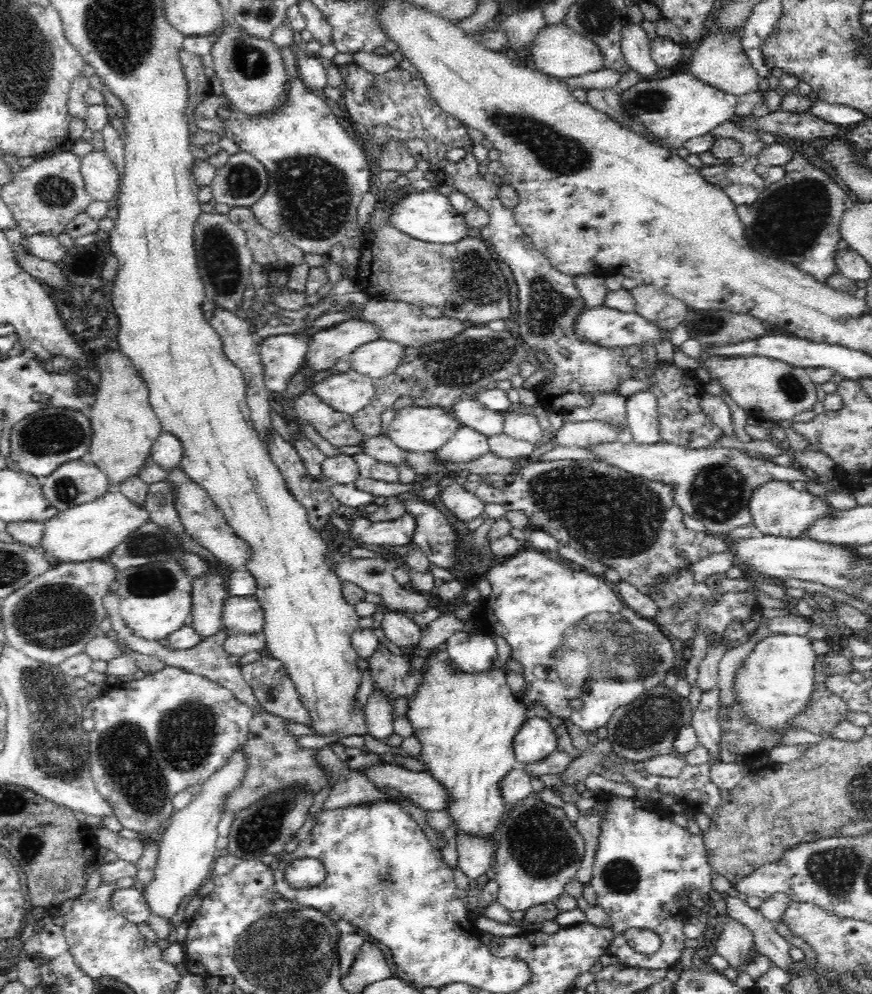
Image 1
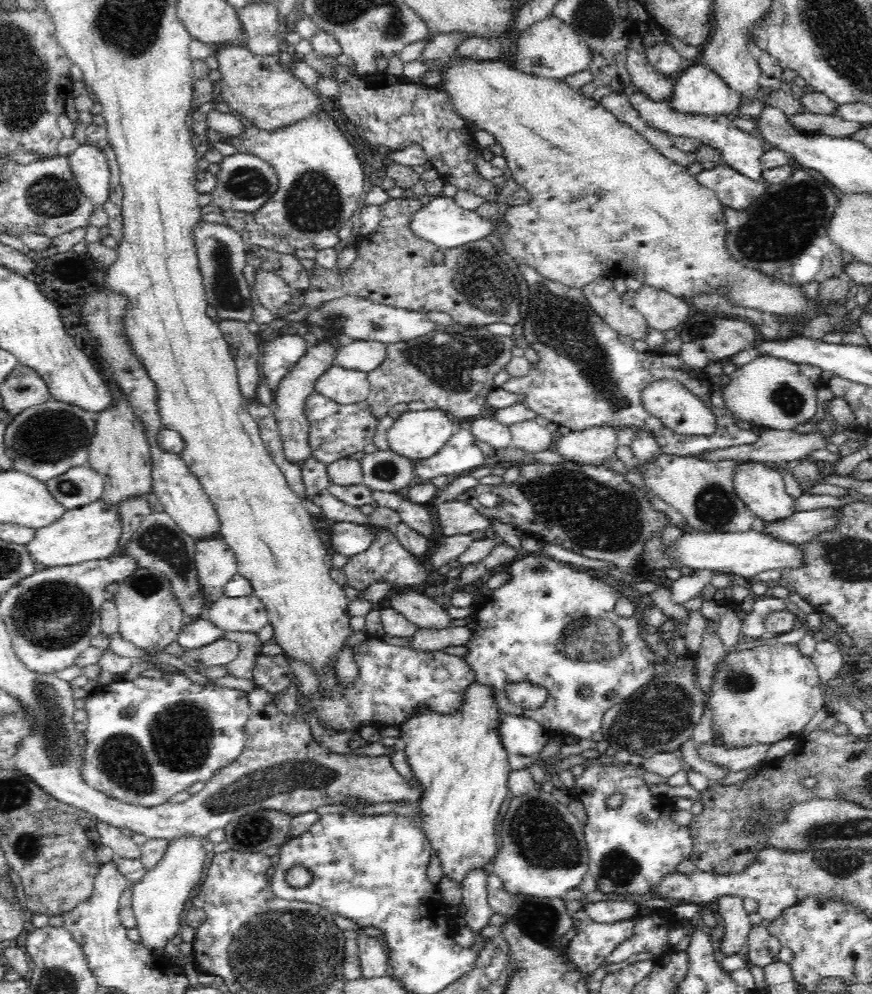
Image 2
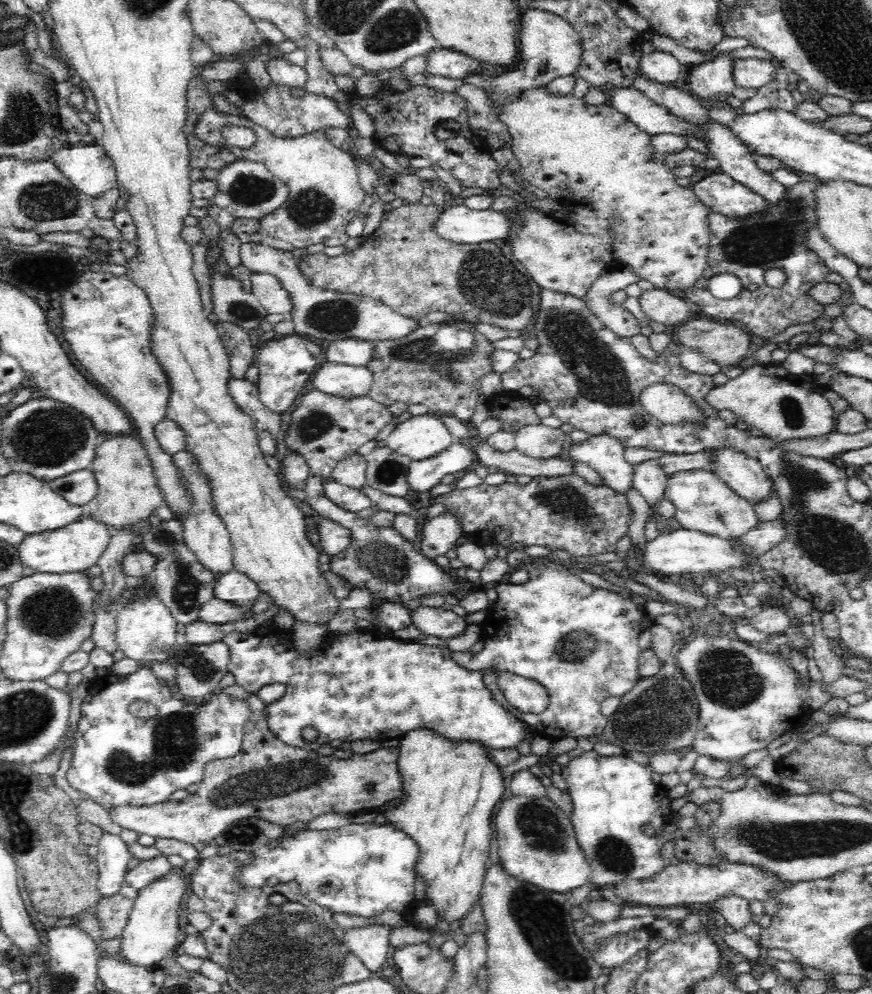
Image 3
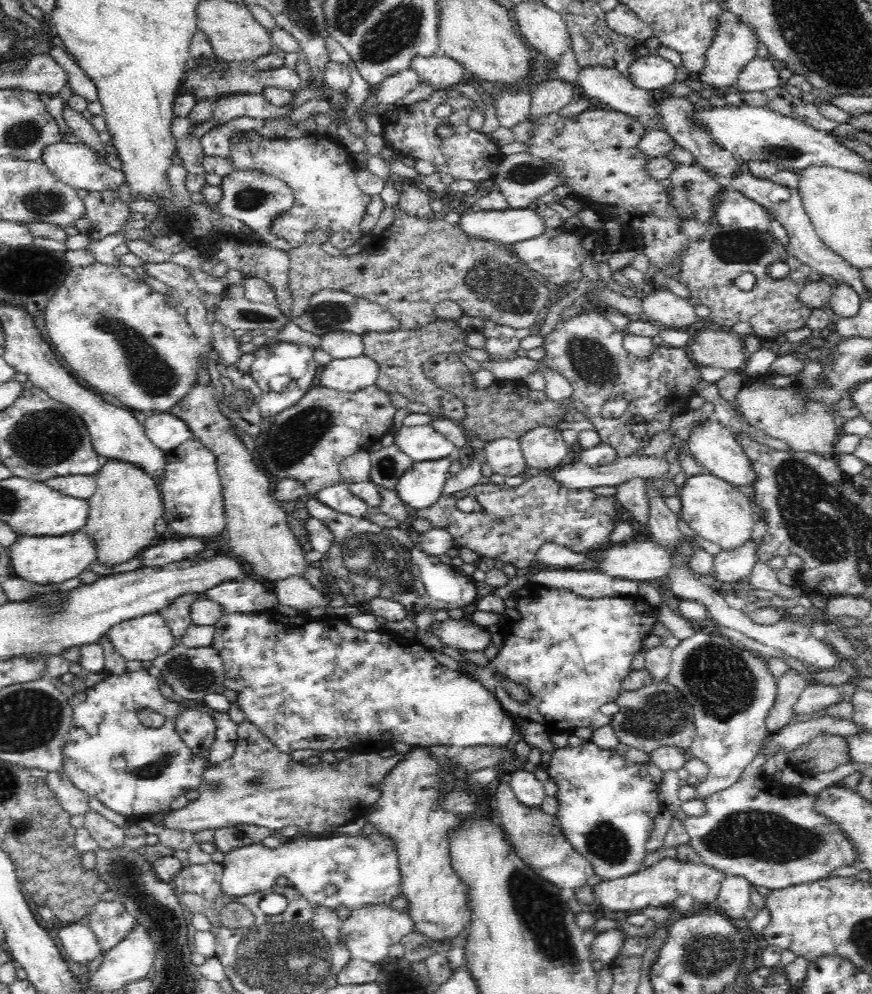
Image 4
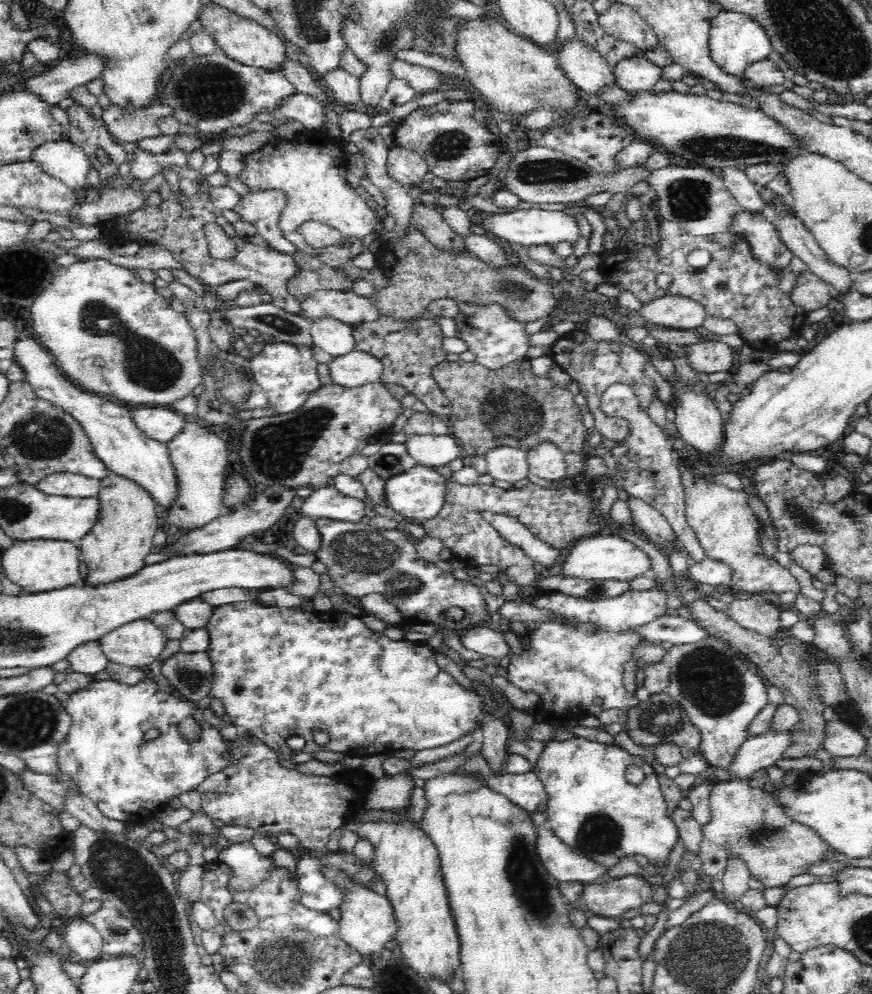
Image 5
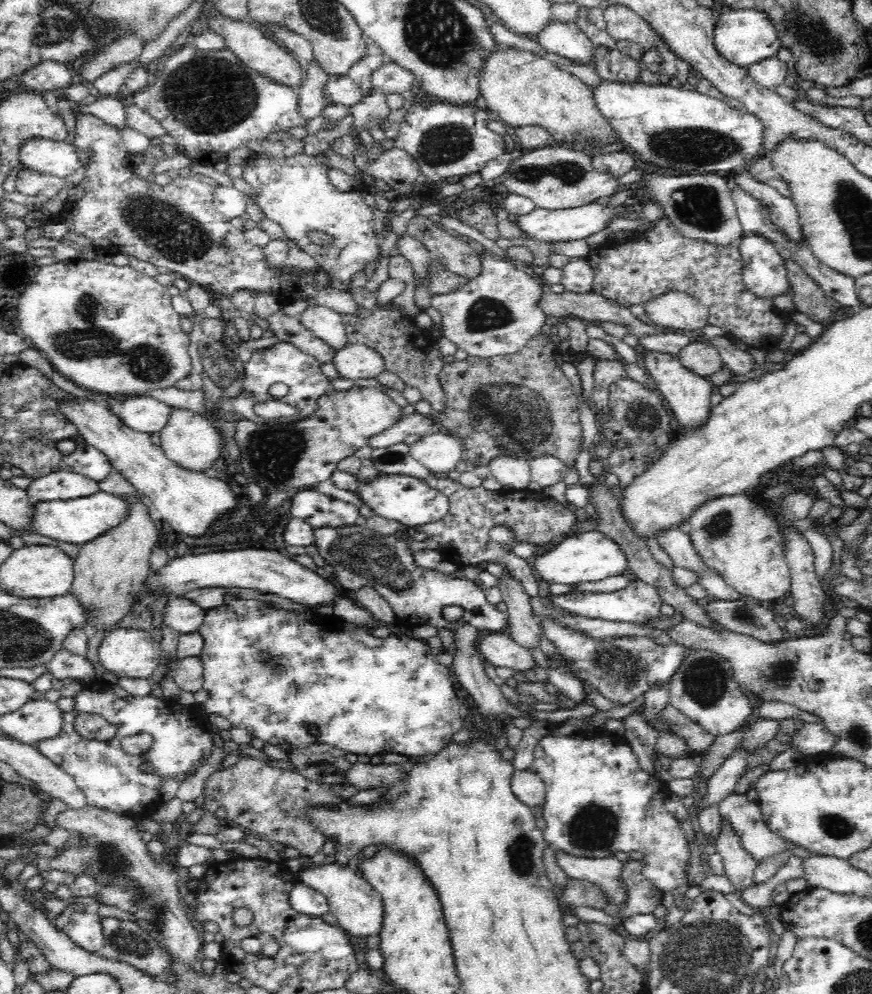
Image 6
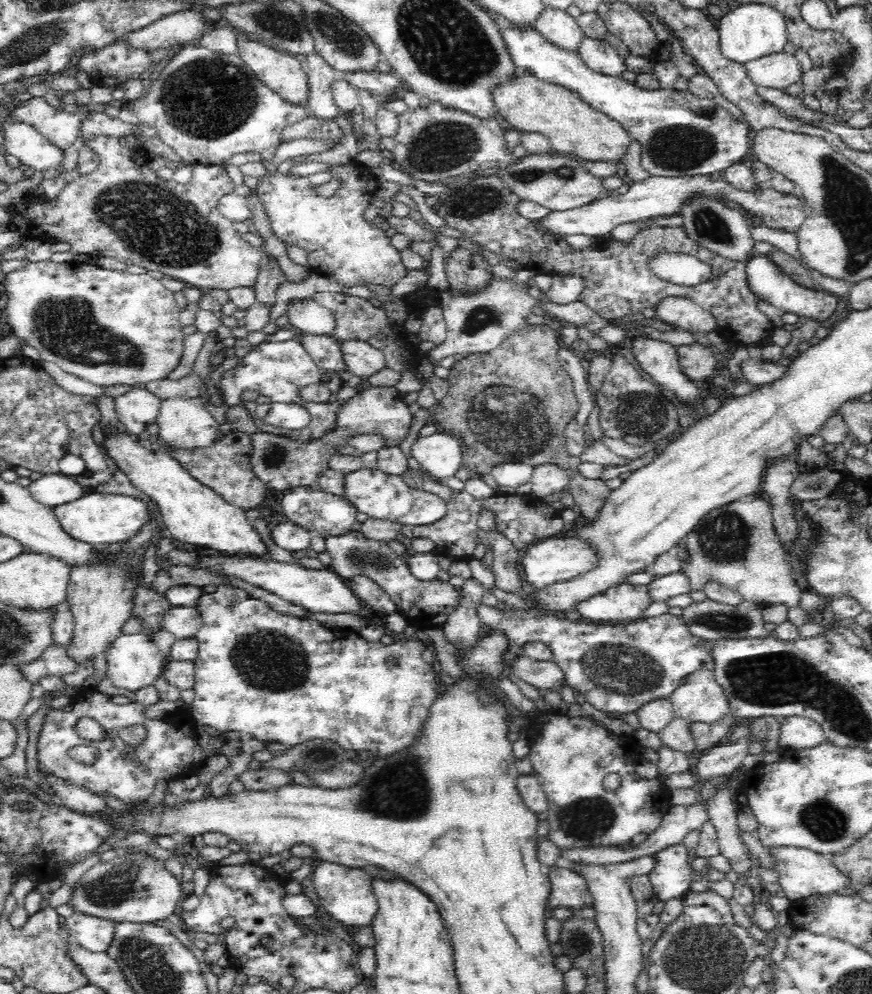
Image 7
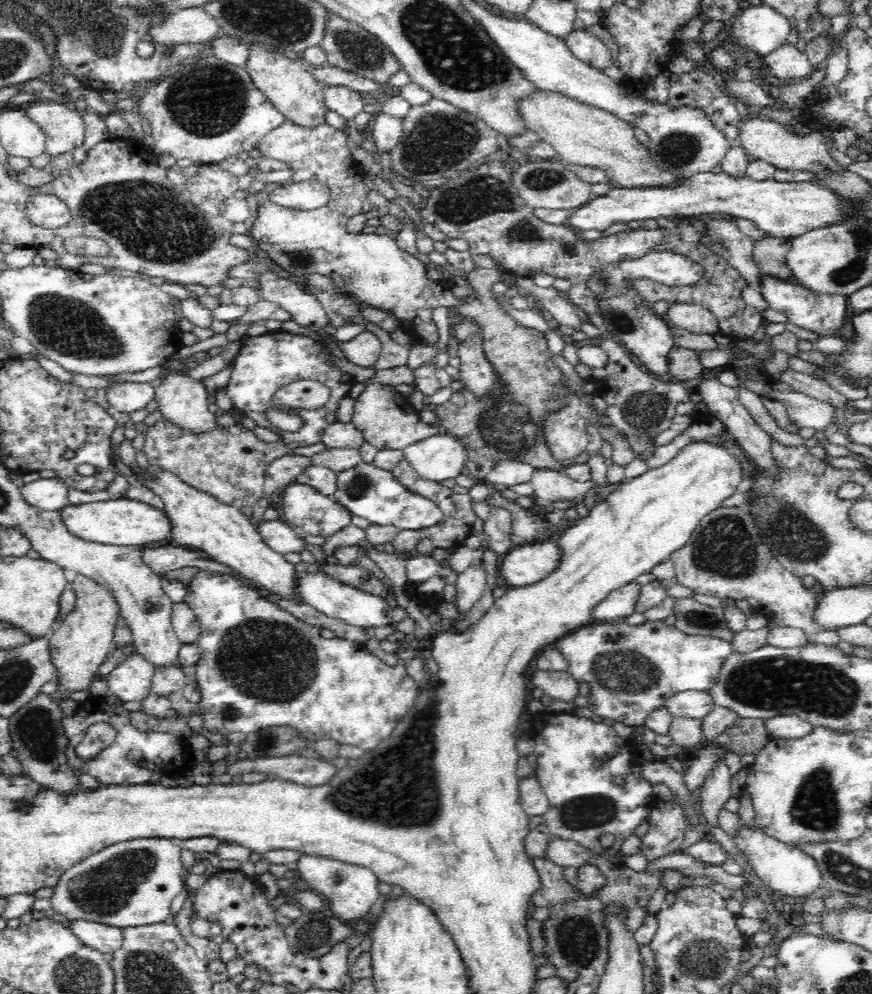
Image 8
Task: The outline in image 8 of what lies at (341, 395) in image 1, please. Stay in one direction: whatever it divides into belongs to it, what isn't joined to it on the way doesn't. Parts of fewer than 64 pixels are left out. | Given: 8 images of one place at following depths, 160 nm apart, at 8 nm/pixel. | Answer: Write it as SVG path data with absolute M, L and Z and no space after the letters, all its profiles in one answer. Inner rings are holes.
M368 329L353 340L338 345L348 361L363 367L373 367L382 352L382 342Z

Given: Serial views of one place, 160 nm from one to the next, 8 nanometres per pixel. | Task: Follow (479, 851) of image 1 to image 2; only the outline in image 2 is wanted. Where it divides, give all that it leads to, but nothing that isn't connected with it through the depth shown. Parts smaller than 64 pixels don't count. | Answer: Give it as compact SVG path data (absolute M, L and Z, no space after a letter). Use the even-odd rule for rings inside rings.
M484 868L470 872L470 876L462 882L462 896L466 914L464 918L456 916L455 923L458 929L467 928L473 932L474 942L470 947L479 954L488 944L488 940L482 936L482 930L495 914L488 902L487 874Z

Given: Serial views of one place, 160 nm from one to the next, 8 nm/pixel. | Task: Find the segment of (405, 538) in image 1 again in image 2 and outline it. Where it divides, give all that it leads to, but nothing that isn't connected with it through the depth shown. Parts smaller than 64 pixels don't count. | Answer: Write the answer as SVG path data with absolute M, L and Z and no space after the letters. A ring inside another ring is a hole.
M336 521L330 526L330 546L344 556L354 556L366 550L375 537L375 530L353 522Z

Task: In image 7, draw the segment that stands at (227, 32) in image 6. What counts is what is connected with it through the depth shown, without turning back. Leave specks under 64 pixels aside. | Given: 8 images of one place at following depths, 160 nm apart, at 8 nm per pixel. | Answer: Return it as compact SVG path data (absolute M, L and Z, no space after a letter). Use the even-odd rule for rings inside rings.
M238 31L238 56L244 64L262 81L272 92L278 94L284 102L293 106L307 106L310 85L308 75L303 70L300 57L291 55L289 52L280 52L260 42L248 40L245 34Z

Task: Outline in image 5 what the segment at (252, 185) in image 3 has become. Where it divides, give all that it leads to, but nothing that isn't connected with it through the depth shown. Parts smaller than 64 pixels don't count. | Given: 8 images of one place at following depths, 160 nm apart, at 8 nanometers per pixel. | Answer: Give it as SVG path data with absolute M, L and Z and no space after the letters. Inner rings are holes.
M253 192L242 196L241 204L234 210L240 220L249 222L257 229L257 234L265 240L265 246L282 255L294 255L297 250L282 233L279 226L280 214L288 196L283 192Z

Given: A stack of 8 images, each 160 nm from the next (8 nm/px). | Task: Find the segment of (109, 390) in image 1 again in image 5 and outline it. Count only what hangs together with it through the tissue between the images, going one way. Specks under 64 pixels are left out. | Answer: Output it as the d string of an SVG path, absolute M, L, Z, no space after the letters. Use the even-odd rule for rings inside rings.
M112 471L102 479L97 496L102 501L100 520L78 541L80 560L91 573L84 578L83 586L112 584L140 572L146 566L146 556L152 552L152 540L162 523L157 504L136 483Z

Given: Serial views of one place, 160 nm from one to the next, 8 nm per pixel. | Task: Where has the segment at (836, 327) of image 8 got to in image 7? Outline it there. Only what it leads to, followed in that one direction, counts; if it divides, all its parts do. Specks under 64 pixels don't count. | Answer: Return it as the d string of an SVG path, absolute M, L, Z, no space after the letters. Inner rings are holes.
M757 254L750 258L746 264L749 286L755 296L770 304L780 308L782 312L794 312L803 320L815 320L817 324L826 322L828 318L832 318L832 314L838 310L838 302L840 297L828 291L810 289L808 287L799 286L791 280L780 269L774 267L770 259L765 254Z

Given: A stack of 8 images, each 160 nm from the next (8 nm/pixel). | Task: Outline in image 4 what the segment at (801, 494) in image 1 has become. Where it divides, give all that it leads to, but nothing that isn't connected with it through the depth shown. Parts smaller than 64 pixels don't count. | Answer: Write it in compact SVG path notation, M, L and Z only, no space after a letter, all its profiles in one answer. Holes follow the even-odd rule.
M700 420L688 431L687 442L691 455L698 465L708 468L710 474L716 476L734 487L753 486L756 475L751 467L749 458L745 455L742 446L736 440L735 431L724 426L718 420Z

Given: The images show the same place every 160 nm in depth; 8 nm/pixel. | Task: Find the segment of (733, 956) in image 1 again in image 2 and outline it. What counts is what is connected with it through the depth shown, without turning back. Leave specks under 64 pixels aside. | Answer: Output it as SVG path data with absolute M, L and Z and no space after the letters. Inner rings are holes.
M738 896L717 898L716 908L724 922L724 938L720 950L726 956L743 952L747 947L748 935L753 925L744 909L744 900Z

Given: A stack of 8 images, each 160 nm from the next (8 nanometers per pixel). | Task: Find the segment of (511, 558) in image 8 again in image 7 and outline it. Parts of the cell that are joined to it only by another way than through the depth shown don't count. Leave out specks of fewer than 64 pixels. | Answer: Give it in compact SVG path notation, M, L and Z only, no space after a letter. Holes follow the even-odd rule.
M550 537L533 543L522 551L519 562L522 568L524 582L528 582L534 588L544 588L552 583L572 578L583 573L595 565L595 552L587 548L579 538L574 537Z

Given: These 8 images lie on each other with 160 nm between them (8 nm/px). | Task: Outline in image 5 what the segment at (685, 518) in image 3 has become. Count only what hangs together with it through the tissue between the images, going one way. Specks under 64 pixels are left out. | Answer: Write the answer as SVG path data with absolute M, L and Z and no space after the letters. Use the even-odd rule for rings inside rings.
M691 474L689 480L682 482L685 487L686 518L688 524L695 530L697 541L704 549L705 556L721 562L729 568L729 580L731 591L742 590L750 594L760 594L760 592L795 592L800 593L798 580L790 573L790 569L784 568L778 560L772 556L766 556L762 552L762 540L760 540L760 521L748 504L748 496L738 490L730 490L726 486L712 485L708 481L696 481Z

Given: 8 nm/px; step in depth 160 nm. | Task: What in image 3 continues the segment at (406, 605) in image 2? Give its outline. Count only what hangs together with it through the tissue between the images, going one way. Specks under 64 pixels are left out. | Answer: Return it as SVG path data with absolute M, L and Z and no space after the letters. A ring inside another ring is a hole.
M421 605L415 610L410 610L412 624L428 636L438 636L444 640L460 638L466 634L468 622L453 611L442 607L428 607Z

